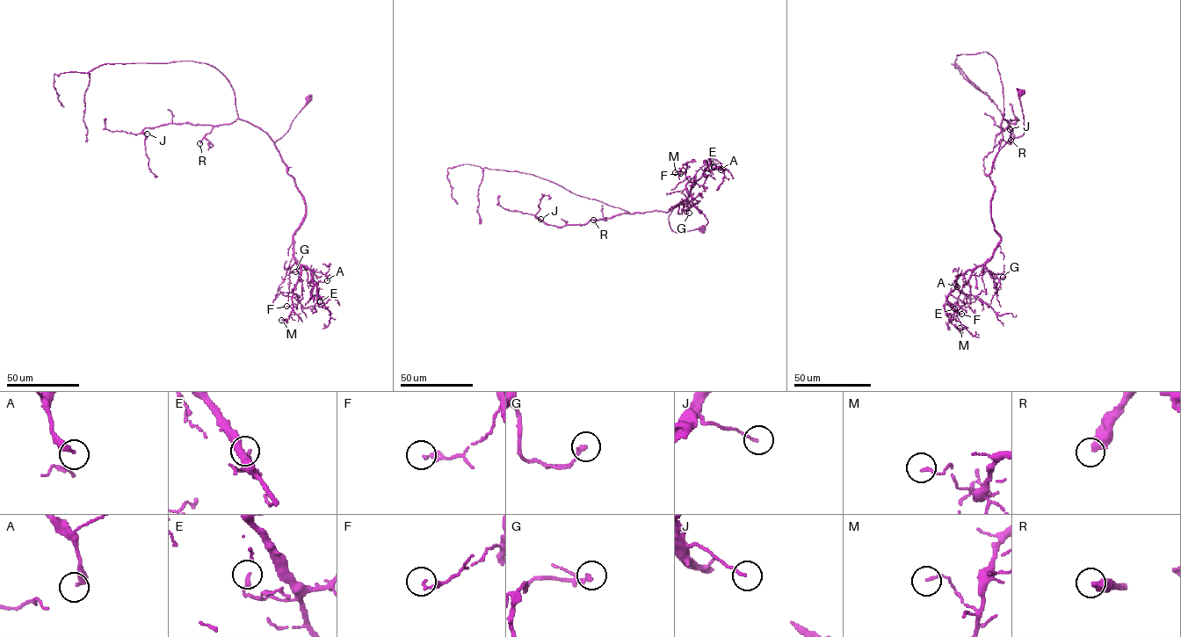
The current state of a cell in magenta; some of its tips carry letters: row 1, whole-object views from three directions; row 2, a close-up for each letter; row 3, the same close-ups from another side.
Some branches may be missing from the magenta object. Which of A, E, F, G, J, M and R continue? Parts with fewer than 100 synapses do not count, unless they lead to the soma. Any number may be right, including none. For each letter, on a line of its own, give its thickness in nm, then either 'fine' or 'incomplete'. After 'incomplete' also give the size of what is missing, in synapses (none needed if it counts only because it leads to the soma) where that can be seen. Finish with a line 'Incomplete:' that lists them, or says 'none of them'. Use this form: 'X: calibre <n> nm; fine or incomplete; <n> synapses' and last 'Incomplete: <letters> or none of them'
A: calibre 320 nm; fine
E: calibre 170 nm; fine
F: calibre 170 nm; fine
G: calibre 190 nm; fine
J: calibre 130 nm; fine
M: calibre 130 nm; fine
R: calibre 420 nm; incomplete; 120 synapses
Incomplete: R

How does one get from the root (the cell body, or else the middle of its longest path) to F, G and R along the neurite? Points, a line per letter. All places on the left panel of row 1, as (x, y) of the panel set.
F: (308, 98), (288, 131), (275, 142), (305, 207), (305, 218), (293, 236), (300, 278), (292, 304), (286, 306)
G: (308, 98), (288, 131), (275, 142), (305, 204), (305, 218), (293, 236), (294, 263), (290, 273), (295, 271)
R: (308, 98), (288, 131), (275, 141), (279, 152), (265, 132), (238, 119), (214, 126), (199, 143)

